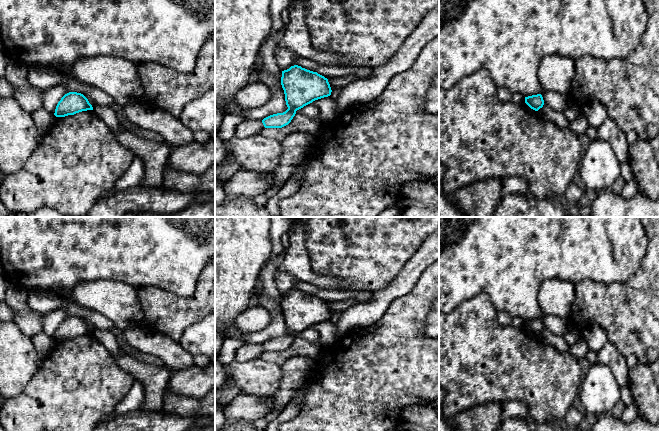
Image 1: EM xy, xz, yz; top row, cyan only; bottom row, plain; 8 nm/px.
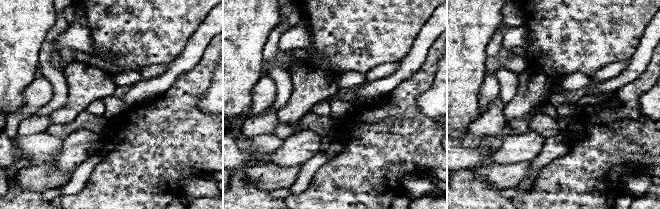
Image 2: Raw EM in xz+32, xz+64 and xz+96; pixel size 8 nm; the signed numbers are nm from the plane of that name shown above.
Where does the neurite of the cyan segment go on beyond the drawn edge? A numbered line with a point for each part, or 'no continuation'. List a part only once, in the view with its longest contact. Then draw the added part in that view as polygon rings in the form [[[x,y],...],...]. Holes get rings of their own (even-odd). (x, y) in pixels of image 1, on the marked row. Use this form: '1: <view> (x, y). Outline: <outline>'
no continuation

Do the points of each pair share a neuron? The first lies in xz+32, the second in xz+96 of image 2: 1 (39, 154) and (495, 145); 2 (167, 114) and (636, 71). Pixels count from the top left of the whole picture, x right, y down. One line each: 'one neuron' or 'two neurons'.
1: one neuron
2: two neurons

